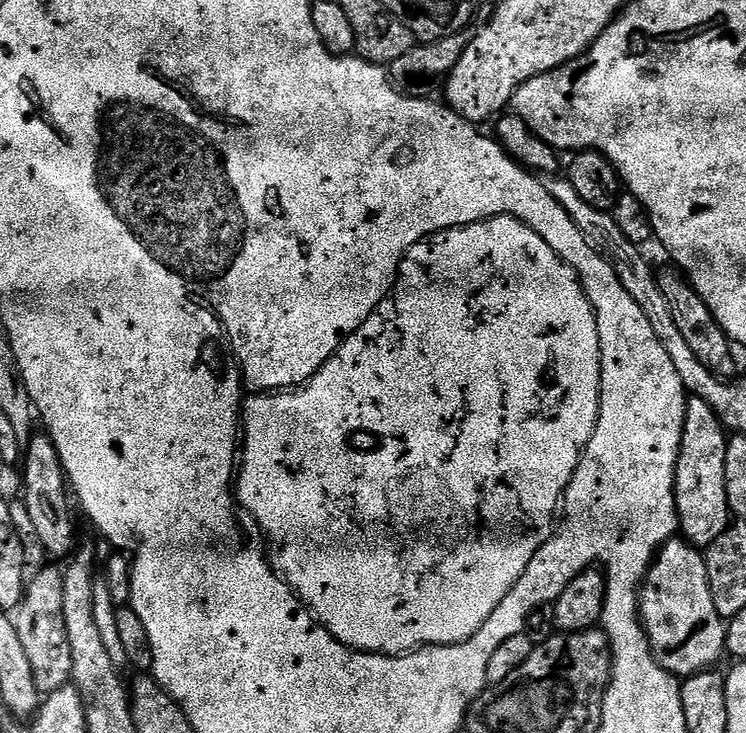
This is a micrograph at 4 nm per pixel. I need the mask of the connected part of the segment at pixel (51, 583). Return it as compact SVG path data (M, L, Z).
M44 568L24 590L24 600L15 613L18 639L30 658L30 670L34 670L34 682L41 693L47 694L64 688L72 678L72 659L70 658L70 638L66 636L66 614L62 608L64 572L56 568Z

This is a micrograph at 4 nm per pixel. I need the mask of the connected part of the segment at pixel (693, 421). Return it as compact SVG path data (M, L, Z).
M693 395L686 406L686 422L676 463L676 518L679 531L697 546L710 546L722 538L730 523L726 498L728 441L718 414L714 414L712 407L702 397Z

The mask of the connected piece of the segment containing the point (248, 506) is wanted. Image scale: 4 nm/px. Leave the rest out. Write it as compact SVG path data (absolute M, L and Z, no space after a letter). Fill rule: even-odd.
M501 214L489 220L479 220L477 224L468 224L465 228L448 228L445 232L433 232L425 240L417 242L405 254L400 264L400 272L396 276L396 283L392 285L392 291L388 293L385 300L380 303L379 309L370 318L366 318L366 322L358 331L350 334L340 343L339 350L308 379L307 384L299 385L295 390L277 391L275 394L252 394L243 401L245 440L243 459L238 469L238 504L252 515L253 522L260 527L259 535L265 541L268 539L277 548L276 560L274 559L275 571L292 587L292 591L300 597L305 608L311 611L322 627L338 642L357 652L375 652L382 656L399 656L418 648L428 648L431 644L461 644L474 634L478 634L478 630L482 630L482 622L486 622L486 618L494 614L495 608L502 603L502 598L510 594L514 582L518 582L518 578L526 574L526 566L530 566L534 554L538 554L538 550L552 535L554 517L561 507L564 491L567 490L569 482L572 481L572 475L576 472L580 456L594 434L599 409L600 335L596 312L592 308L590 298L584 293L584 287L580 285L580 280L576 277L573 268L558 254L554 254L554 250L550 250L550 246L534 229L523 224L521 220L514 219L513 216ZM550 358L556 358L560 382L556 382L548 390L542 386L540 376L542 376L542 370L546 370L546 366L550 364Z

